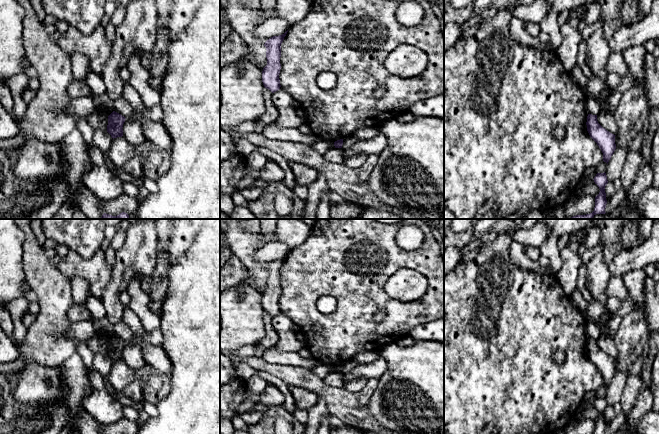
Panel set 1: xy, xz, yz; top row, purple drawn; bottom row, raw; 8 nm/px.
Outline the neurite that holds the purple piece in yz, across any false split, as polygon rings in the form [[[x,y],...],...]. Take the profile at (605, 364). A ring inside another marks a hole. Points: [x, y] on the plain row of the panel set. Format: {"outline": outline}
{"outline": [[[588,338],[586,349],[590,361],[597,367],[603,377],[603,385],[608,388],[616,373],[616,359],[607,355],[598,347],[597,339]]]}

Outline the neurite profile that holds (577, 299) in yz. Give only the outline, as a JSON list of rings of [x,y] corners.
[[[575,290],[570,297],[572,305],[584,313],[588,302],[584,299],[583,295],[578,290]]]

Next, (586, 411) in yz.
[[[583,402],[577,411],[576,417],[569,421],[568,426],[575,426],[579,422],[587,419],[595,422],[599,416],[600,413],[594,404]]]

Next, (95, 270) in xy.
[[[102,249],[89,259],[70,250],[64,261],[57,264],[57,268],[66,277],[79,276],[86,280],[91,286],[91,294],[98,299],[102,298],[102,292],[110,282],[112,274]]]

